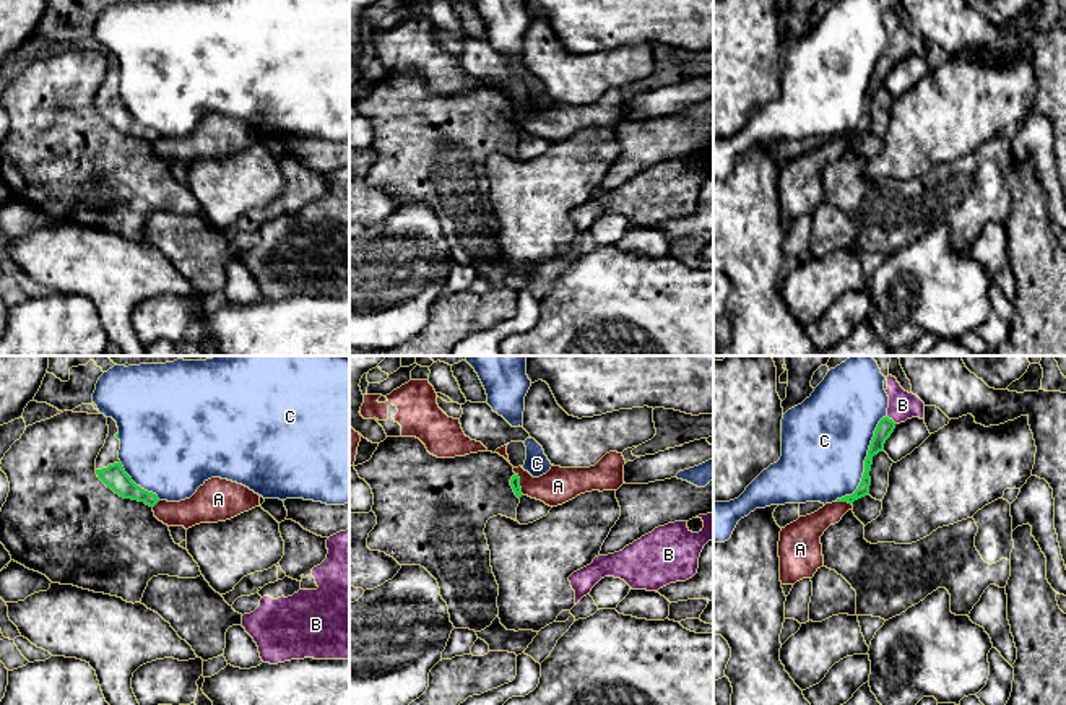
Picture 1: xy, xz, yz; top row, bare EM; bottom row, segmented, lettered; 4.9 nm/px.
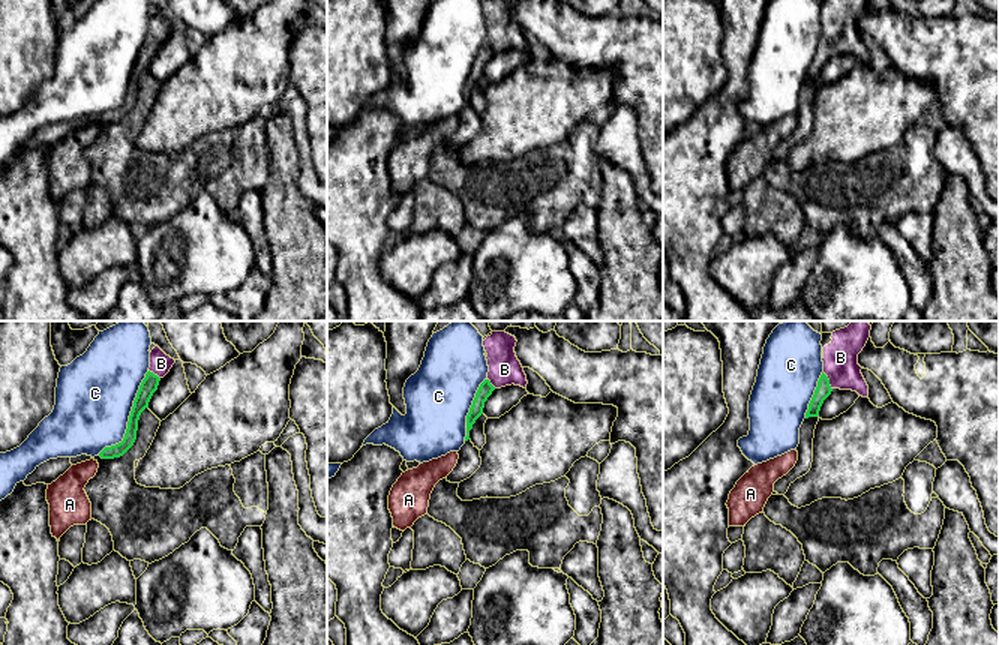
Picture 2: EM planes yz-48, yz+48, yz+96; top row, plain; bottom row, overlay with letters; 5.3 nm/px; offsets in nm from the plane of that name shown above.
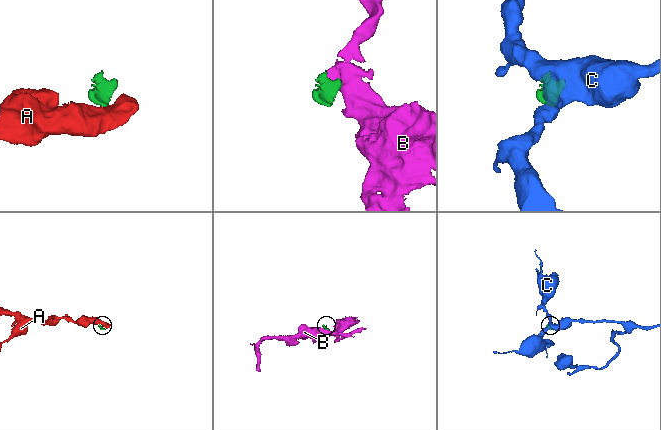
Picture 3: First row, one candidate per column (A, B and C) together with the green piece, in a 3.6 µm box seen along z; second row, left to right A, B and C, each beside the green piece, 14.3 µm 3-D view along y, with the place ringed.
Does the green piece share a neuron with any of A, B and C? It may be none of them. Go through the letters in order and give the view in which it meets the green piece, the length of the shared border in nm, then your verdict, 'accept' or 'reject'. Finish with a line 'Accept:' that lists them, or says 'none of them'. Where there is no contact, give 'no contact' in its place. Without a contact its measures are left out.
A: contact in xz; length 120 nm; reject
B: contact in yz; length 70 nm; accept
C: contact in yz; length 500 nm; reject
Accept: B

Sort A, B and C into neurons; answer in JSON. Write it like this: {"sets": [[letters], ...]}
{"sets": [["A"], ["B"], ["C"]]}

